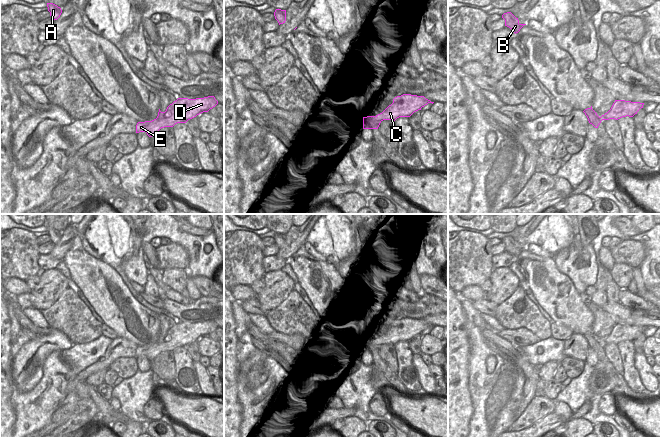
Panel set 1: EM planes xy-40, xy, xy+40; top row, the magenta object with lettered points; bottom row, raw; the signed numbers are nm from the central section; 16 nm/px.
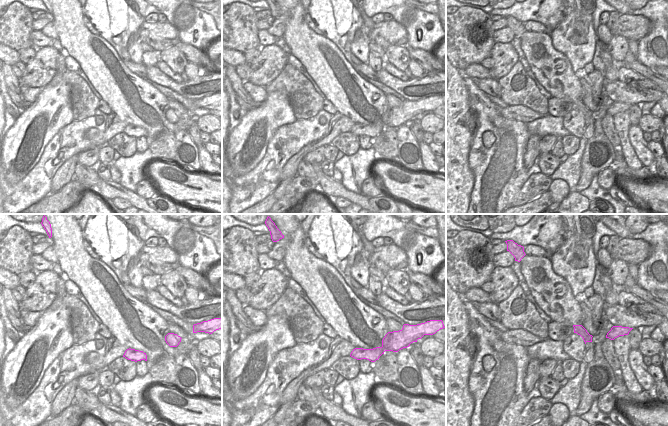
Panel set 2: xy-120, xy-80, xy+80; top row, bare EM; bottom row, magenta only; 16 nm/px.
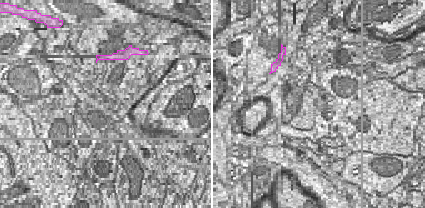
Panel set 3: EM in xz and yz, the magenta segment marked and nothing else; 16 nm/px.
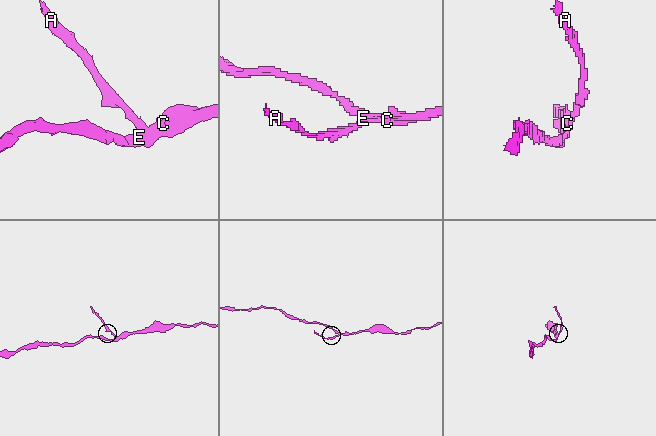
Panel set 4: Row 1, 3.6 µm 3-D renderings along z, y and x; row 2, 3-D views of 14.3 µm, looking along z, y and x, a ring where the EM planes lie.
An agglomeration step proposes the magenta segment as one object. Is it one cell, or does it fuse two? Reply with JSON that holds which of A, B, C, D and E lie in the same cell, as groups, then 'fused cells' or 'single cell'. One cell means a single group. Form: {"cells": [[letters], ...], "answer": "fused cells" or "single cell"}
{"cells": [["A", "B"], ["C", "D", "E"]], "answer": "fused cells"}

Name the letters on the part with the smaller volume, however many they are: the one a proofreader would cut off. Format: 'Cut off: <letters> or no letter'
Cut off: A, B

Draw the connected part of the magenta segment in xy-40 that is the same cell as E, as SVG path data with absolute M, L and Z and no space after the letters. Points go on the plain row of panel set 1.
M214 320L196 323L178 322L167 331L165 336L161 336L159 333L156 343L138 346L136 357L146 356L149 361L152 361L161 352L173 351L177 347L186 347L197 339L208 336L217 328L218 325Z

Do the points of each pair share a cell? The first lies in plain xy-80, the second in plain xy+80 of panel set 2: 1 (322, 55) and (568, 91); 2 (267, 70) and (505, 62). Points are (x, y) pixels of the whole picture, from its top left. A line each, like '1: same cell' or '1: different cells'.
1: same cell
2: same cell

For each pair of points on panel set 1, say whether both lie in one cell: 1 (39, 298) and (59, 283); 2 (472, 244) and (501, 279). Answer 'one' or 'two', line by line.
1: one
2: two

